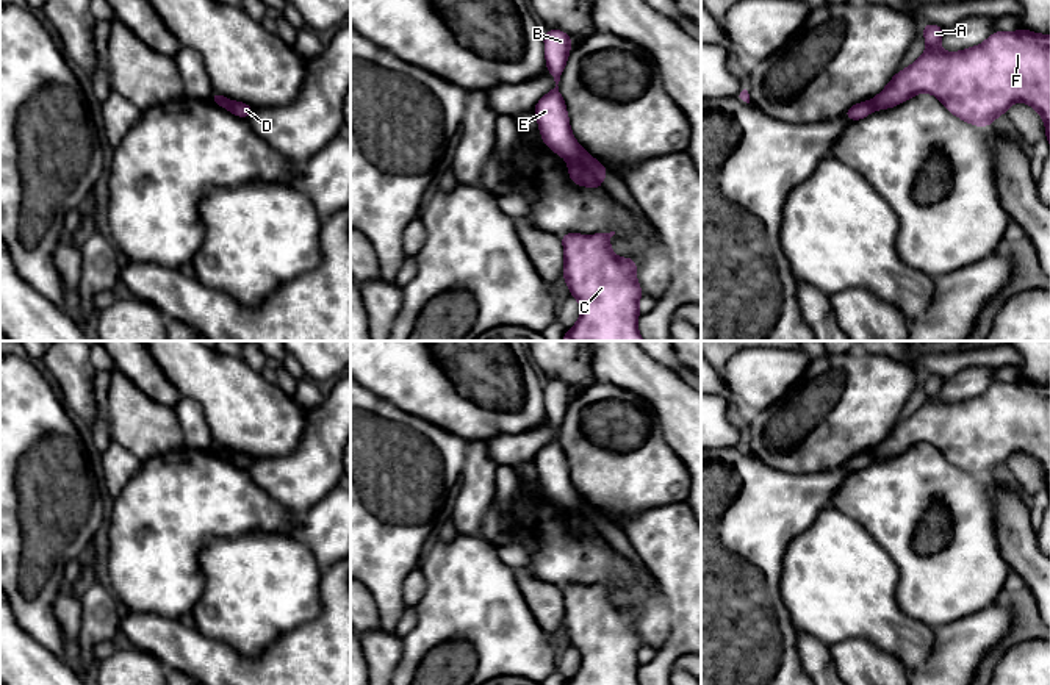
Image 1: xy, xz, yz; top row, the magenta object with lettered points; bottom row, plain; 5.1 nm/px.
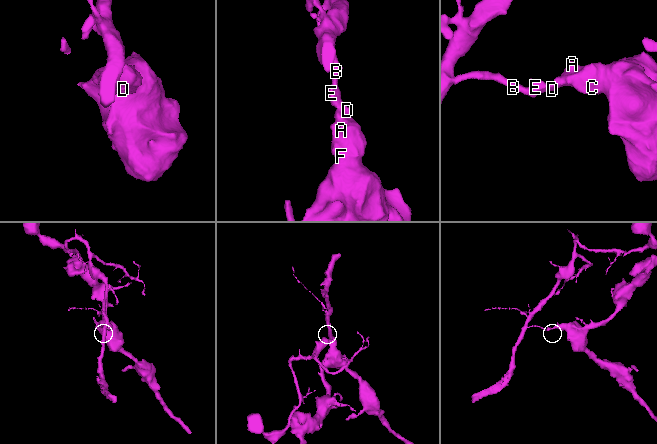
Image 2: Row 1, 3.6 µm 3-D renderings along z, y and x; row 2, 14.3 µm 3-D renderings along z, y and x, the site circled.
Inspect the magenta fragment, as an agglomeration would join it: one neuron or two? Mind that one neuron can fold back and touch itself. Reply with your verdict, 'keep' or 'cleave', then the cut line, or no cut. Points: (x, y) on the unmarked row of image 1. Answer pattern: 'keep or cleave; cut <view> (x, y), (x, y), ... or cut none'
cleave; cut xz (570, 512), (582, 515), (596, 527)

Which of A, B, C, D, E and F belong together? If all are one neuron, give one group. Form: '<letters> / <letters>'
A C F / B D E

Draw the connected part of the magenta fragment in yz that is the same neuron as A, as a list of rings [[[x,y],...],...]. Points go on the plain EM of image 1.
[[[923,374],[926,402],[894,425],[872,450],[875,458],[894,458],[919,443],[931,443],[953,466],[989,477],[1014,452],[1025,452],[1044,469],[1050,494],[1050,385],[1027,378],[994,382],[980,396],[947,403],[939,399],[944,382]]]

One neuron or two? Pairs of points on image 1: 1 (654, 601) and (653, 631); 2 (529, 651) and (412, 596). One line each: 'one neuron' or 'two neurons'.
1: one neuron
2: two neurons

